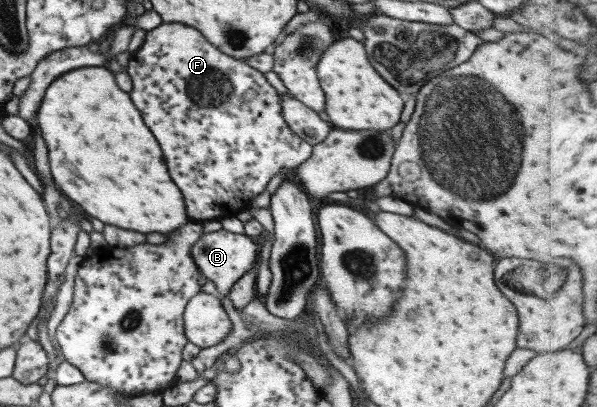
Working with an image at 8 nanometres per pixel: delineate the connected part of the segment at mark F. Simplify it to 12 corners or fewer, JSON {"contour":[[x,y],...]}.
{"contour":[[172,22],[130,100],[186,214],[235,217],[312,145],[262,73]]}

